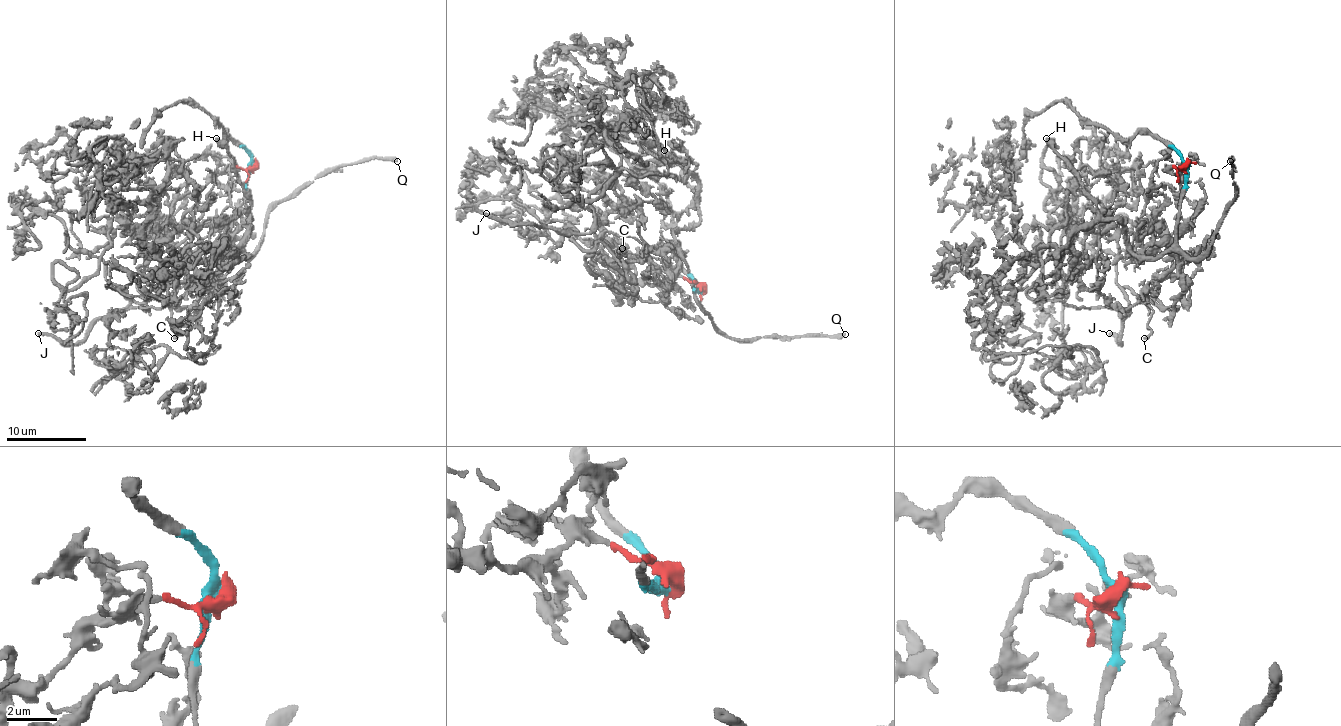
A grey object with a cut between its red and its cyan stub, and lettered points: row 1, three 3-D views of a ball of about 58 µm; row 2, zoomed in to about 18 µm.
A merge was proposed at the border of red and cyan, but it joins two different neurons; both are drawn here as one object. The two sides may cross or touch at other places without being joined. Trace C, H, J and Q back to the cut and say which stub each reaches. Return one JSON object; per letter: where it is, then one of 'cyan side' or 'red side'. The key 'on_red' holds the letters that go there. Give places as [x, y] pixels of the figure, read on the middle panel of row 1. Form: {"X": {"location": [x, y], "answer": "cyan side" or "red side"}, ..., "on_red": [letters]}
{"C": {"location": [622, 248], "answer": "red side"}, "H": {"location": [664, 150], "answer": "cyan side"}, "J": {"location": [486, 213], "answer": "red side"}, "Q": {"location": [845, 334], "answer": "cyan side"}, "on_red": ["C", "J"]}

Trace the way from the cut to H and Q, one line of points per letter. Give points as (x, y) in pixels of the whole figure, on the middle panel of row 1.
H: (702, 291), (694, 289), (674, 235), (700, 219), (698, 195), (686, 183), (682, 165), (664, 149)
Q: (702, 291), (694, 289), (694, 281), (692, 289), (696, 301), (712, 323), (730, 339), (845, 335)

